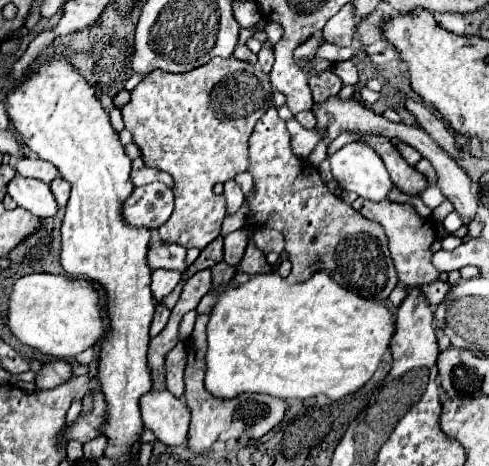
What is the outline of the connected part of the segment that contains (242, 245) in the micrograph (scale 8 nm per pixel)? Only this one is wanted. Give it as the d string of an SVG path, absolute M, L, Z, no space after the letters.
M241 228L224 238L224 261L230 266L236 266L242 259L250 236L250 232Z

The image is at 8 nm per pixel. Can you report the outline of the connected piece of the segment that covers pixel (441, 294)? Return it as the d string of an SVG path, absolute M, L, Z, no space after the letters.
M436 280L434 284L422 286L420 292L424 294L424 298L428 300L430 306L438 306L438 304L446 298L446 294L450 292L450 284L448 284L448 282L440 282L440 280Z

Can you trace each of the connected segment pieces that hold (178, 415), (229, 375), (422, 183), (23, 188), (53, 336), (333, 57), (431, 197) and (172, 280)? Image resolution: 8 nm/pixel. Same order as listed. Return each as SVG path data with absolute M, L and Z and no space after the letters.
M150 390L140 398L142 420L166 446L182 446L188 436L190 410L168 390Z
M276 272L254 274L246 284L230 282L218 296L208 320L206 390L222 400L244 392L268 394L282 400L326 394L340 400L362 388L380 364L394 334L394 318L382 302L364 300L338 286L326 272L316 272L306 282L290 282Z
M362 134L362 140L366 140L384 160L392 182L408 196L420 196L422 190L426 190L430 186L428 178L424 174L420 174L416 168L412 168L402 156L400 152L394 148L394 144L384 138L384 136L368 136Z
M14 176L14 180L8 184L8 194L14 198L18 206L26 208L34 216L52 218L52 216L58 216L60 212L60 206L56 204L56 198L50 192L50 186L40 180Z
M26 274L18 278L8 298L6 324L22 344L60 360L72 360L76 354L92 348L106 332L94 286L82 278L56 274Z
M320 44L320 48L316 50L316 58L320 60L328 60L328 62L342 62L342 60L350 60L356 54L356 46L348 46L348 48L340 48L334 44Z
M428 188L422 196L420 196L424 202L430 202L430 204L426 204L426 206L430 206L430 208L436 208L438 204L442 204L442 194L440 194L440 190L438 188Z
M154 270L152 272L152 284L150 284L154 300L156 302L164 300L176 288L180 278L182 278L182 274L176 270Z

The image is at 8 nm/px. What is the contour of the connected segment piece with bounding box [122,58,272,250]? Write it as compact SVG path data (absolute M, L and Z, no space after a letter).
M216 58L186 74L168 74L162 70L154 70L130 92L130 96L130 102L122 108L122 116L126 130L132 134L132 142L140 148L146 166L164 170L174 180L172 192L176 198L176 206L170 220L158 228L158 234L164 242L176 242L184 248L204 250L214 238L220 236L222 220L226 216L224 196L216 196L212 188L216 182L226 182L232 180L238 172L246 172L248 138L254 124L270 108L270 78L254 64L236 58Z

